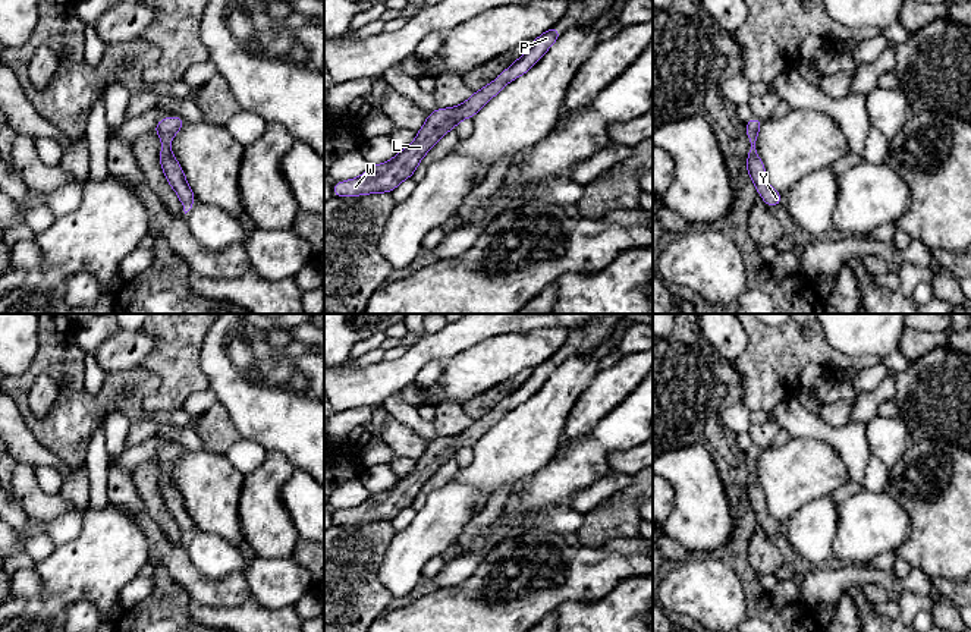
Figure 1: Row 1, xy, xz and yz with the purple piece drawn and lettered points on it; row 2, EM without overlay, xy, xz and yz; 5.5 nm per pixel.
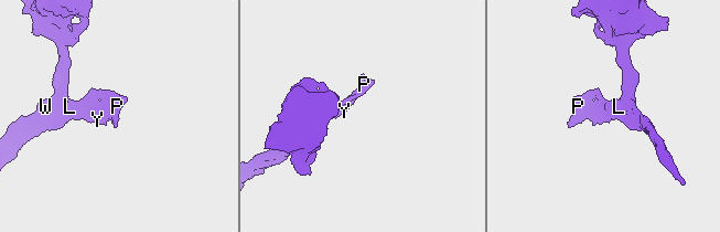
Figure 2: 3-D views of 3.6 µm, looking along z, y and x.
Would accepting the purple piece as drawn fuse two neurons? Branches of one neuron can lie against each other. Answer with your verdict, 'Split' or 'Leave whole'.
Leave whole

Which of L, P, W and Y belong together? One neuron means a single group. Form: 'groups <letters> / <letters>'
groups L P W Y

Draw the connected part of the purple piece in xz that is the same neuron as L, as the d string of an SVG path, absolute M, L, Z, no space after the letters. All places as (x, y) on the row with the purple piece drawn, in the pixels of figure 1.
M556 26L532 40L530 50L505 69L491 84L475 91L469 100L452 109L437 109L428 113L424 126L417 132L415 141L405 150L397 151L393 160L371 166L362 176L336 182L331 186L333 196L356 196L365 194L392 192L396 186L412 177L422 157L439 142L439 139L455 129L466 117L474 117L499 91L510 81L527 73L544 56L563 32Z

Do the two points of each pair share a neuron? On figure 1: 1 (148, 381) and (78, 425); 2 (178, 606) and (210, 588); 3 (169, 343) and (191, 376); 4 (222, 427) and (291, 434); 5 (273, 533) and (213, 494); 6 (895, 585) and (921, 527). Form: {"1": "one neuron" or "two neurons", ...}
{"1": "one neuron", "2": "two neurons", "3": "one neuron", "4": "two neurons", "5": "two neurons", "6": "two neurons"}

